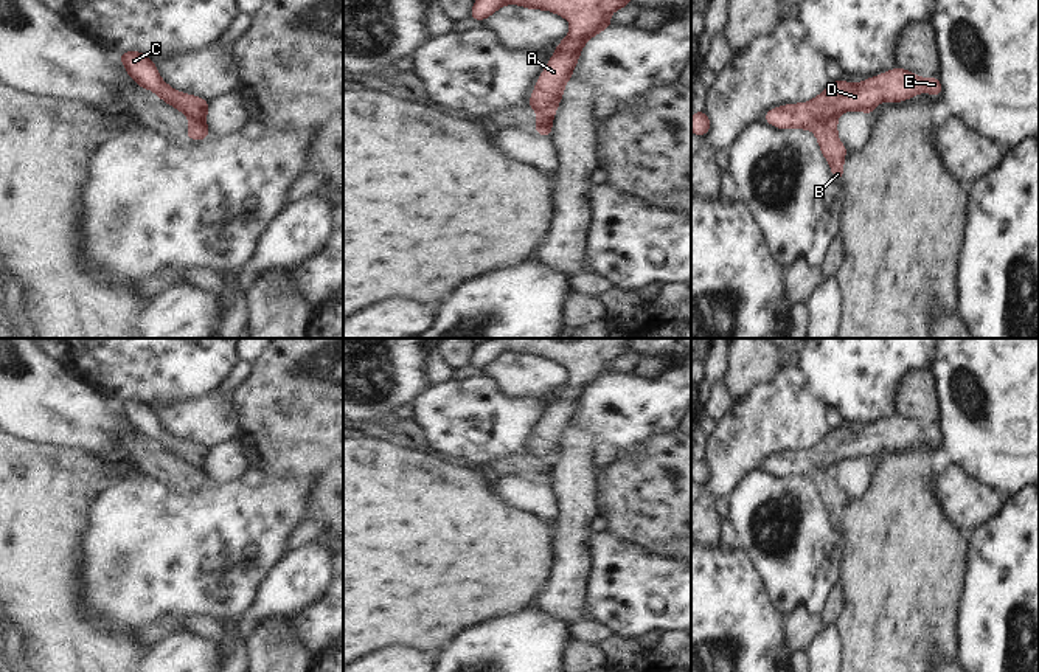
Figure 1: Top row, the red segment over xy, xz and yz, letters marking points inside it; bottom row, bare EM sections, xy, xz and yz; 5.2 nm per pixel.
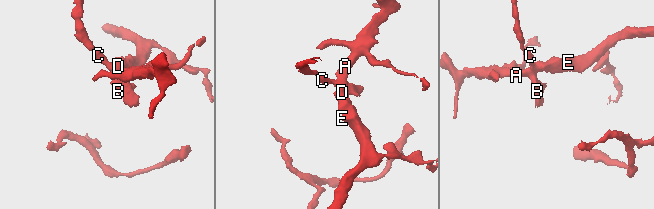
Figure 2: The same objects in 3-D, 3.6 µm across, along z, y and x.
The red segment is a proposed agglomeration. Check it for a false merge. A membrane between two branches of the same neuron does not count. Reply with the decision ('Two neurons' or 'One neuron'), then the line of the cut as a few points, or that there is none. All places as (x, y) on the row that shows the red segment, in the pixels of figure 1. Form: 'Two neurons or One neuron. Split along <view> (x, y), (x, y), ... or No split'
Two neurons. Split along yz (834, 118), (816, 123), (811, 128).

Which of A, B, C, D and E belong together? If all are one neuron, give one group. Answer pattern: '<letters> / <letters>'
A C D E / B

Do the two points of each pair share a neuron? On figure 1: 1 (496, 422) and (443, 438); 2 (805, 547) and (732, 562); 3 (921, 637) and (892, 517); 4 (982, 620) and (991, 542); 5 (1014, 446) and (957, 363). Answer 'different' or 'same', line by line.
1: same
2: different
3: same
4: same
5: same

